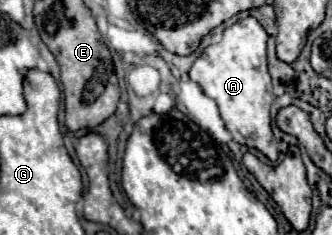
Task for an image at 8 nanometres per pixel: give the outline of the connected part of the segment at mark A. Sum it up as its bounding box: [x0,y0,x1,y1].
[190,17,278,161]

